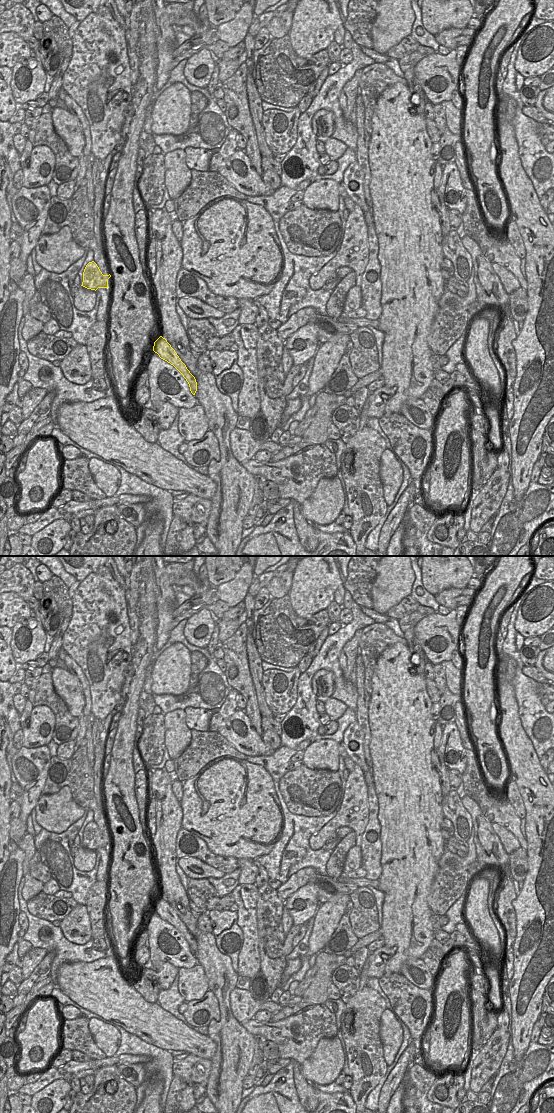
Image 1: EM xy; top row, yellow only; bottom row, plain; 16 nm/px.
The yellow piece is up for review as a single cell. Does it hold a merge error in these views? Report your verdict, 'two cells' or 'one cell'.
one cell

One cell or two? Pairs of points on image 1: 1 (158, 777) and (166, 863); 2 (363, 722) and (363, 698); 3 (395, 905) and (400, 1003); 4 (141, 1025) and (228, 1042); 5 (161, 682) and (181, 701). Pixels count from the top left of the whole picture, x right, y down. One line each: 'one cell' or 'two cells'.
1: one cell
2: one cell
3: two cells
4: two cells
5: two cells

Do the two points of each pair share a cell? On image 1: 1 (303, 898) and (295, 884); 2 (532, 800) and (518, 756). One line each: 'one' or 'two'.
1: two
2: one

